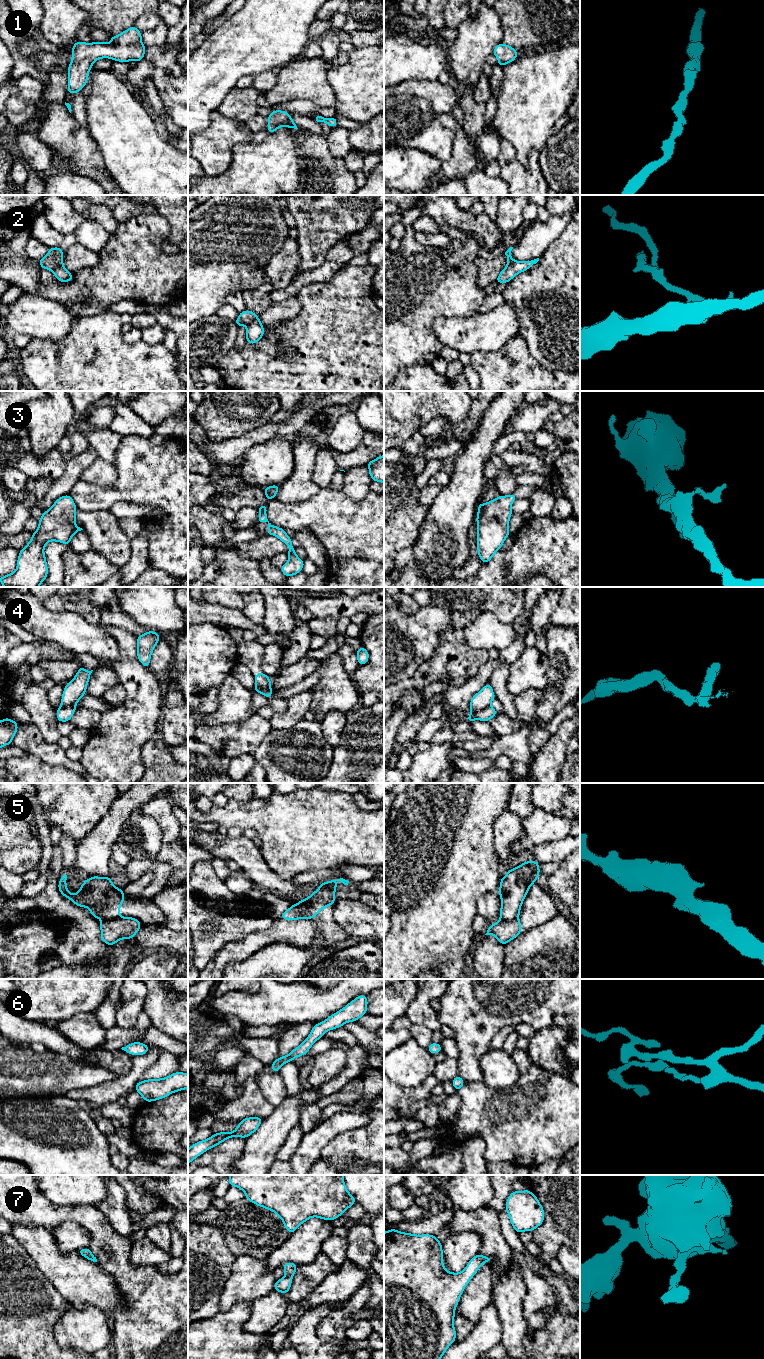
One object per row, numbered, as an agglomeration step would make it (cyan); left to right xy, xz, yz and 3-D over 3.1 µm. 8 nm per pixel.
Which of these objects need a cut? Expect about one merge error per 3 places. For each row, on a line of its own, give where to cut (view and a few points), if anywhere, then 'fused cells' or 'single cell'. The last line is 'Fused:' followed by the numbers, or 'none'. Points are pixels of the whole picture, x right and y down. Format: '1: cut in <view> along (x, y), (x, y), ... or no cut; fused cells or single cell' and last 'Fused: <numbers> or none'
1: no cut; single cell
2: cut in xz along (256, 316), (247, 327); fused cells
3: no cut; single cell
4: cut in yz along (489, 705), (471, 712); fused cells
5: cut in xy along (119, 916), (113, 919), (102, 920); fused cells
6: no cut; single cell
7: no cut; single cell
Fused: 2, 4, 5

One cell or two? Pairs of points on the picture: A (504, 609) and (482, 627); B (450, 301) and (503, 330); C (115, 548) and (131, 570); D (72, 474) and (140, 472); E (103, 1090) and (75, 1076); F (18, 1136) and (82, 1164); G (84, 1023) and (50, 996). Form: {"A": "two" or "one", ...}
{"A": "two", "B": "two", "C": "two", "D": "two", "E": "two", "F": "one", "G": "two"}

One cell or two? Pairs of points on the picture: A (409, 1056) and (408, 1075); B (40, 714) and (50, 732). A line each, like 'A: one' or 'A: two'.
A: one
B: one

